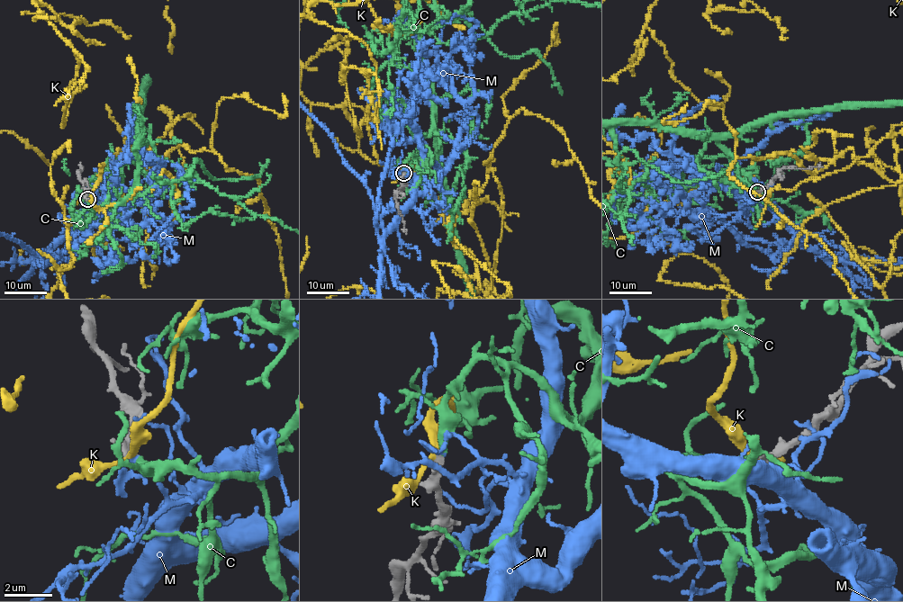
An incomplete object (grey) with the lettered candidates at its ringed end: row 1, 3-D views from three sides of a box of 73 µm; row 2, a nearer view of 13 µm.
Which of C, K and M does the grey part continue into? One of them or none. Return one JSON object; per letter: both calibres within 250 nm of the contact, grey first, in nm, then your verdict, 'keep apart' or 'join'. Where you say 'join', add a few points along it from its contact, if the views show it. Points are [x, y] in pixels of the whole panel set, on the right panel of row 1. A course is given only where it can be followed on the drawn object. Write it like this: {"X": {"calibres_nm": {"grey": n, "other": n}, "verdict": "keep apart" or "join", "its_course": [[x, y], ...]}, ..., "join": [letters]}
{"C": {"calibres_nm": {"grey": 340, "other": 320}, "verdict": "join"}, "K": {"calibres_nm": {"grey": 340, "other": 240}, "verdict": "keep apart"}, "M": {"calibres_nm": {"grey": 320, "other": 90}, "verdict": "keep apart"}, "join": ["C"]}

